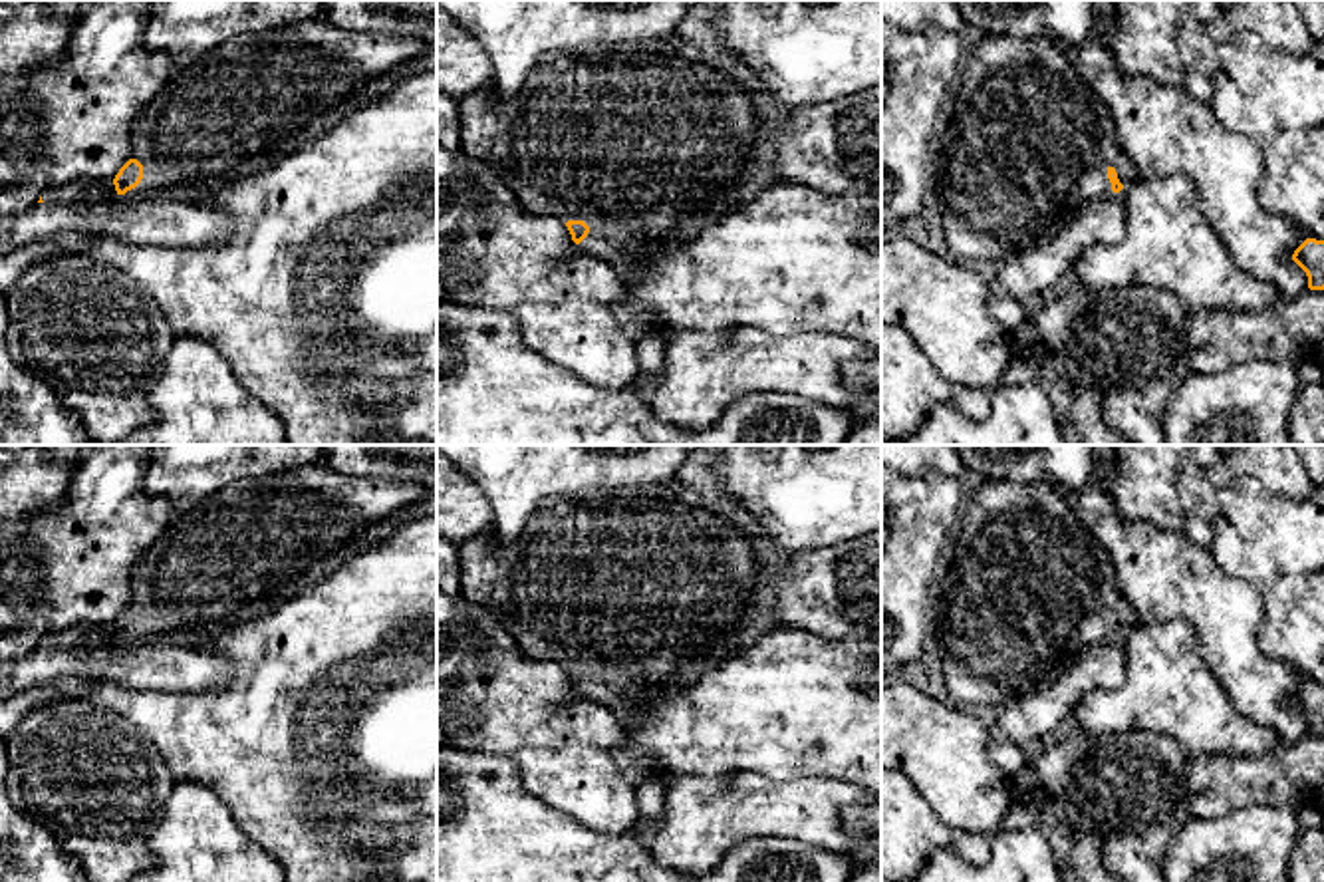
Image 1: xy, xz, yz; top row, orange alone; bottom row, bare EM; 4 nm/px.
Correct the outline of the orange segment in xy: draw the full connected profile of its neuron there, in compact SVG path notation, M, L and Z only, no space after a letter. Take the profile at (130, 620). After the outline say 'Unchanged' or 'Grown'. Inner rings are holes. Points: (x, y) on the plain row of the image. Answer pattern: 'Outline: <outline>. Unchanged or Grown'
Outline: M324 461L240 479L195 509L173 514L161 538L133 564L133 600L115 622L56 632L44 636L38 648L97 648L115 640L202 646L226 628L306 592L308 574L318 562L373 522L395 516L431 495L417 483L345 475Z. Grown

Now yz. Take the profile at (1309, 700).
Outline: M1306 683L1292 705L1306 717L1310 735L1324 735L1324 685Z. Unchanged

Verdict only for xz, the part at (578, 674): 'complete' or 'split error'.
split error

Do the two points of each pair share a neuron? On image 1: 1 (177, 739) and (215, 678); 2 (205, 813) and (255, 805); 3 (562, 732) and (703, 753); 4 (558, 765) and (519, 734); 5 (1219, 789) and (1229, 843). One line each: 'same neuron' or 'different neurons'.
1: different neurons
2: different neurons
3: different neurons
4: same neuron
5: different neurons

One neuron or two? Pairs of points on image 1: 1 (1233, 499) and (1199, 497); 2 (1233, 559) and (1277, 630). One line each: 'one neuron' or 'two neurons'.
1: two neurons
2: one neuron

